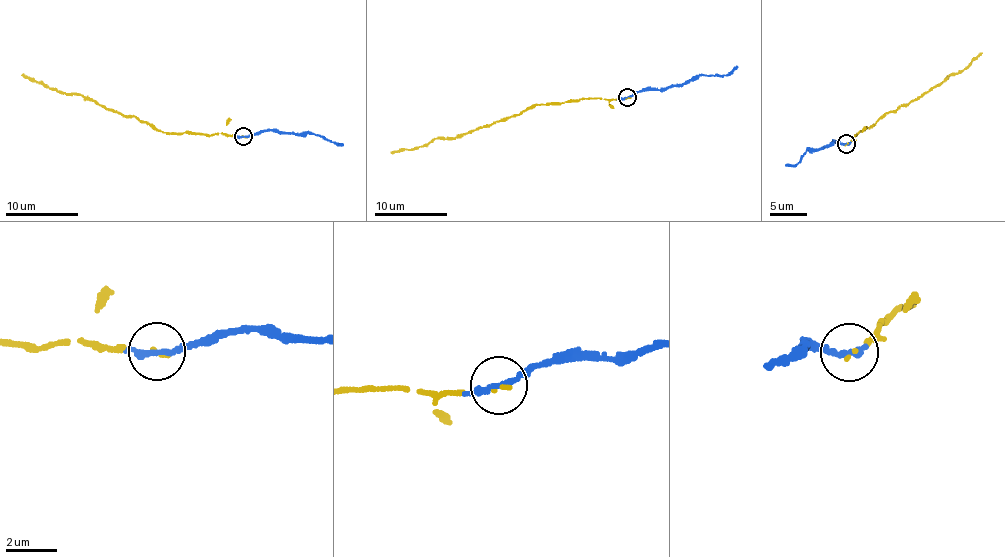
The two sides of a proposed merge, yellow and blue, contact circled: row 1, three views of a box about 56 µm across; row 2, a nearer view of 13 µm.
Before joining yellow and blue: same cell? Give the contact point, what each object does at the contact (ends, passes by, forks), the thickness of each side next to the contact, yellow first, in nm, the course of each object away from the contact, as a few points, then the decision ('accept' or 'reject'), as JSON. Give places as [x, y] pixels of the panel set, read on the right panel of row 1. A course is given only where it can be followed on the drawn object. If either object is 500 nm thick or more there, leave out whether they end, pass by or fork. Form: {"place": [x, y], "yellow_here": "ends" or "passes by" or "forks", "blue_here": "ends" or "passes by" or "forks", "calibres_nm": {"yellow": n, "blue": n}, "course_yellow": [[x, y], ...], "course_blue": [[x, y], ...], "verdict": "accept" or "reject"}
{"place": [846, 143], "yellow_here": "ends", "blue_here": "passes by", "calibres_nm": {"yellow": 140, "blue": 240}, "course_yellow": [[845, 145], [859, 130], [873, 126], [878, 119], [915, 100], [949, 74], [966, 68], [982, 52]], "course_blue": [[845, 143], [837, 141], [818, 151], [806, 150], [797, 163], [786, 164]], "verdict": "accept"}

